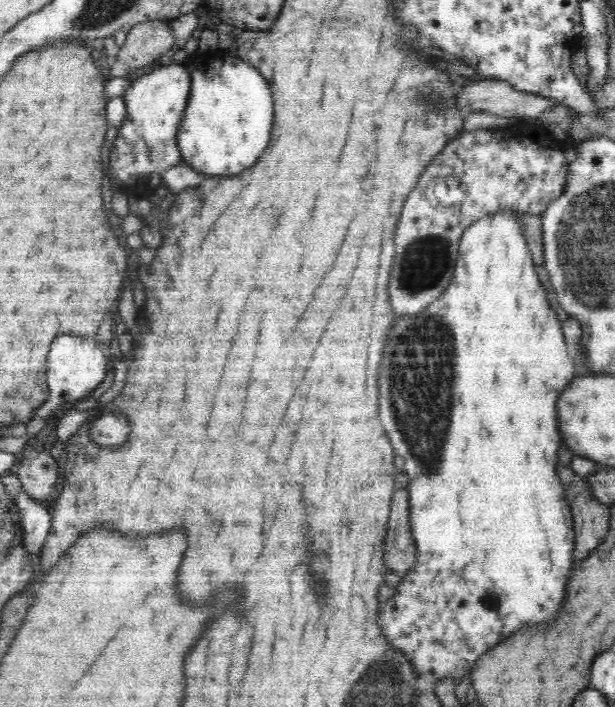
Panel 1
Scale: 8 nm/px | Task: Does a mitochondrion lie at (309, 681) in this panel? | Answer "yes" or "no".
no

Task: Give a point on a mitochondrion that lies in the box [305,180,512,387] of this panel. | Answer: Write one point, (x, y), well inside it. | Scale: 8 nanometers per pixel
(426, 260)

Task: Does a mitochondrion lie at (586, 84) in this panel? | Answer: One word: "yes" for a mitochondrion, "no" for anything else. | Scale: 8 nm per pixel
no

